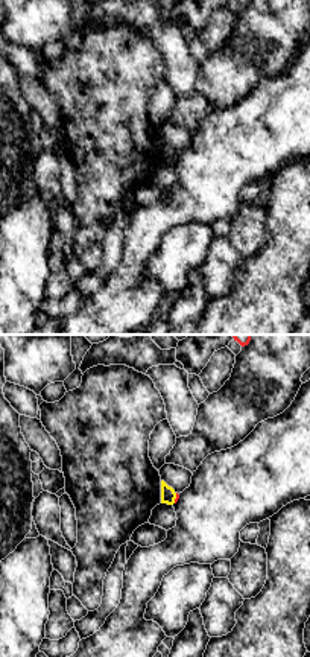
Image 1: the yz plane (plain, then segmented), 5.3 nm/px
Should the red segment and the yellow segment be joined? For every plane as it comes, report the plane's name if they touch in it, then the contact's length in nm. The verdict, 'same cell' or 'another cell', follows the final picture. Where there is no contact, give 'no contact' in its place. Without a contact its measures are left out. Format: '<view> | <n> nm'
yz | 60 nm

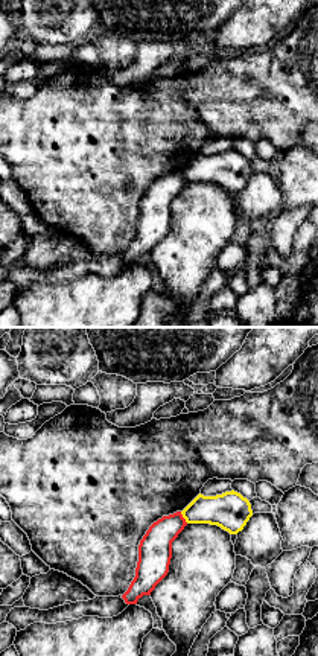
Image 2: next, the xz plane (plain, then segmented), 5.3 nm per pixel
xz | 80 nm

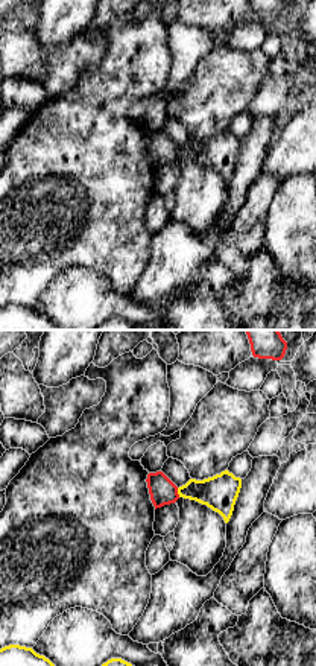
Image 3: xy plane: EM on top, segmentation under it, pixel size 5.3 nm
xy | 50 nm

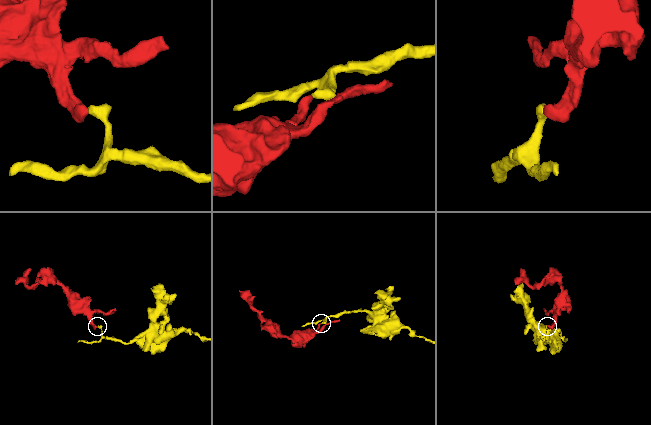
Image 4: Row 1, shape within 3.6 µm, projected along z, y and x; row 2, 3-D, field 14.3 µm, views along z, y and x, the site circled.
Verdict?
another cell

